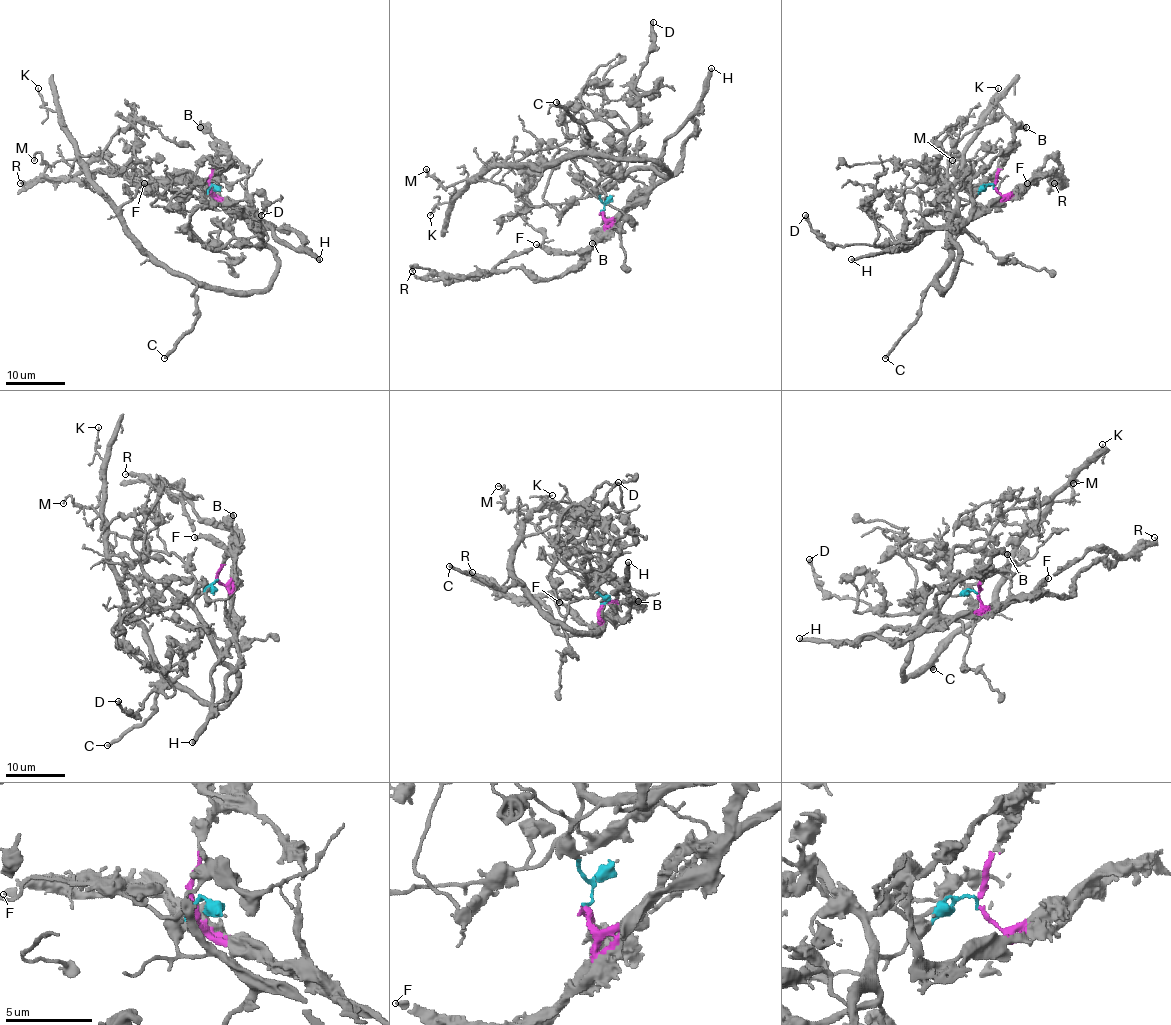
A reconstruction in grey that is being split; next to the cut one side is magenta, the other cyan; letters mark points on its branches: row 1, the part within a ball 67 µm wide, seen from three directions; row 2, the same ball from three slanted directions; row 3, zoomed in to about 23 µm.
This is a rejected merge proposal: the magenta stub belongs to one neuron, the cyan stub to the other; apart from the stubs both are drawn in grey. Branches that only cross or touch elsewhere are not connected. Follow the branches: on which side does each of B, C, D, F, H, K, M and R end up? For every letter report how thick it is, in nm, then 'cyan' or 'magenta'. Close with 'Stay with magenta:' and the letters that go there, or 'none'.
B: 200 nm thick; magenta
C: 280 nm thick; cyan
D: 400 nm thick; cyan
F: 240 nm thick; magenta
H: 320 nm thick; magenta
K: 100 nm thick; cyan
M: 110 nm thick; cyan
R: 130 nm thick; magenta
Stay with magenta: B, F, H, R

